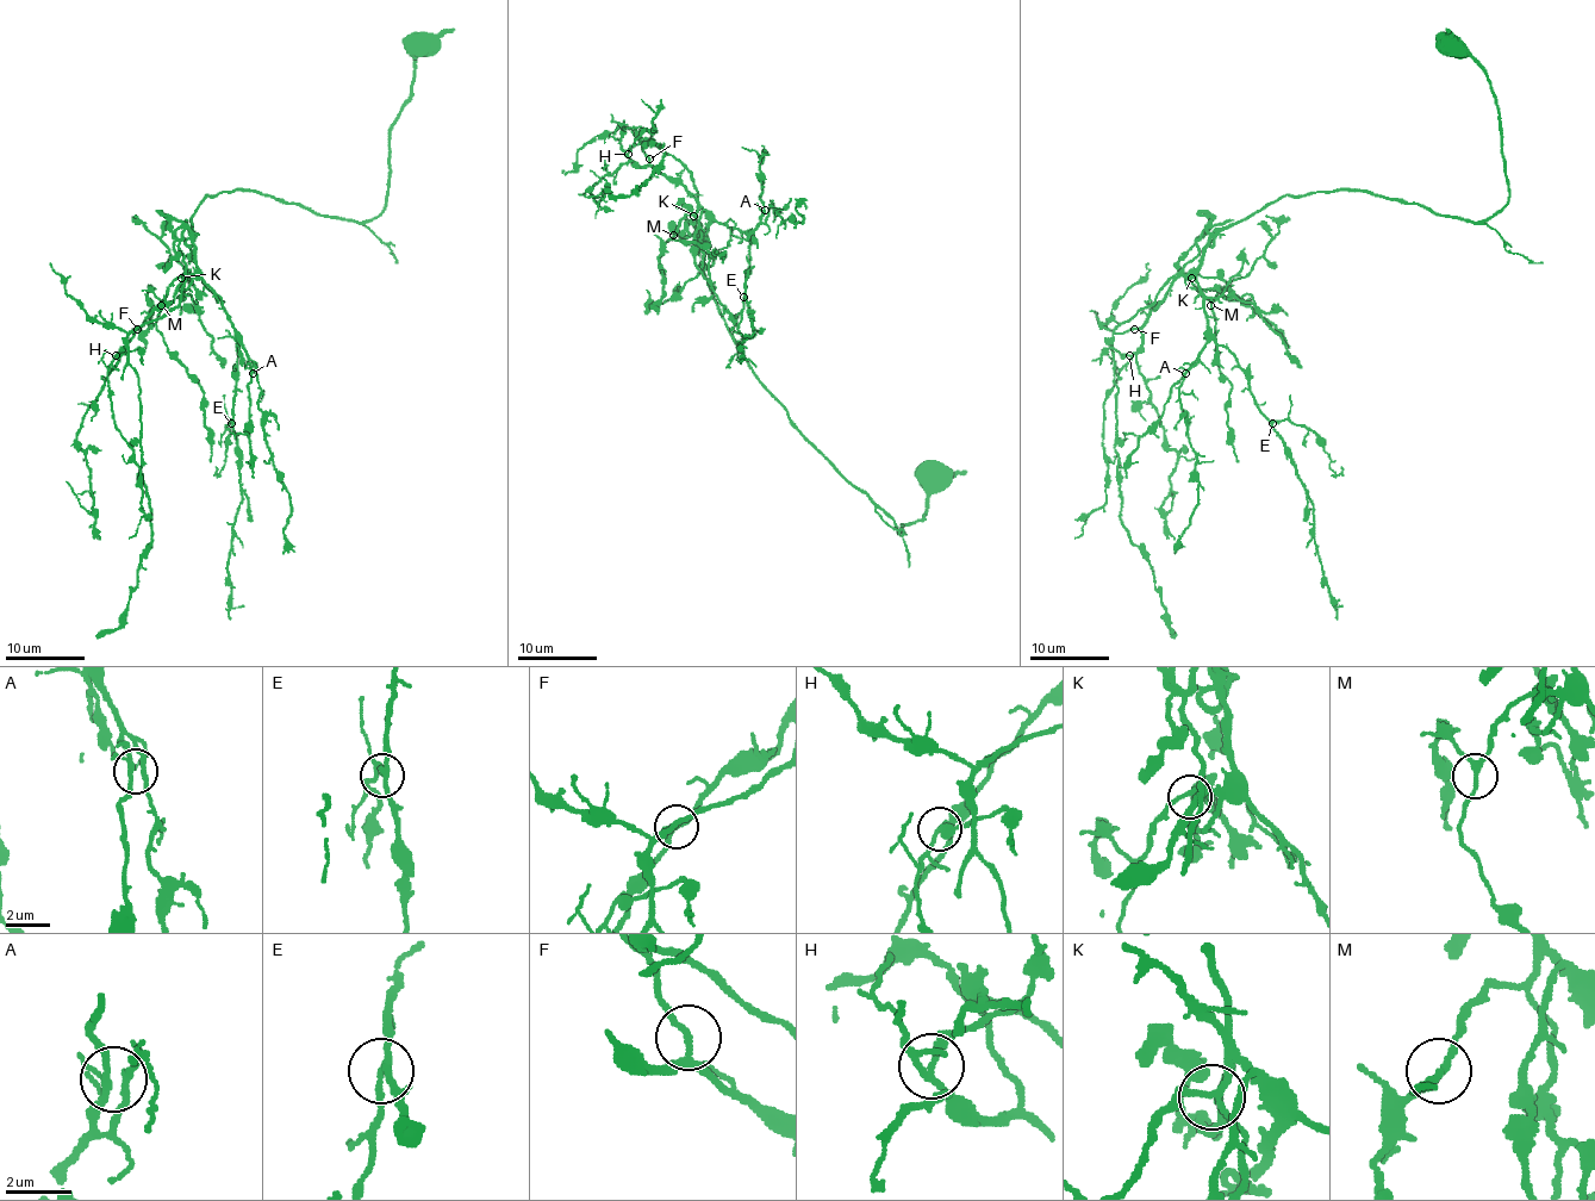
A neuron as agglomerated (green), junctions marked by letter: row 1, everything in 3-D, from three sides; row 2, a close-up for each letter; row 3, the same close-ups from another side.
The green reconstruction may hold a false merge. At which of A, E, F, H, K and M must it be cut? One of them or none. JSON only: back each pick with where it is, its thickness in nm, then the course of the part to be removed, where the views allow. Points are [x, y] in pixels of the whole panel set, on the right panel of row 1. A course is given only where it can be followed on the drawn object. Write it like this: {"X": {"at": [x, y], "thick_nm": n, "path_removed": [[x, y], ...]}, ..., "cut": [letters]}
{"cut": []}

